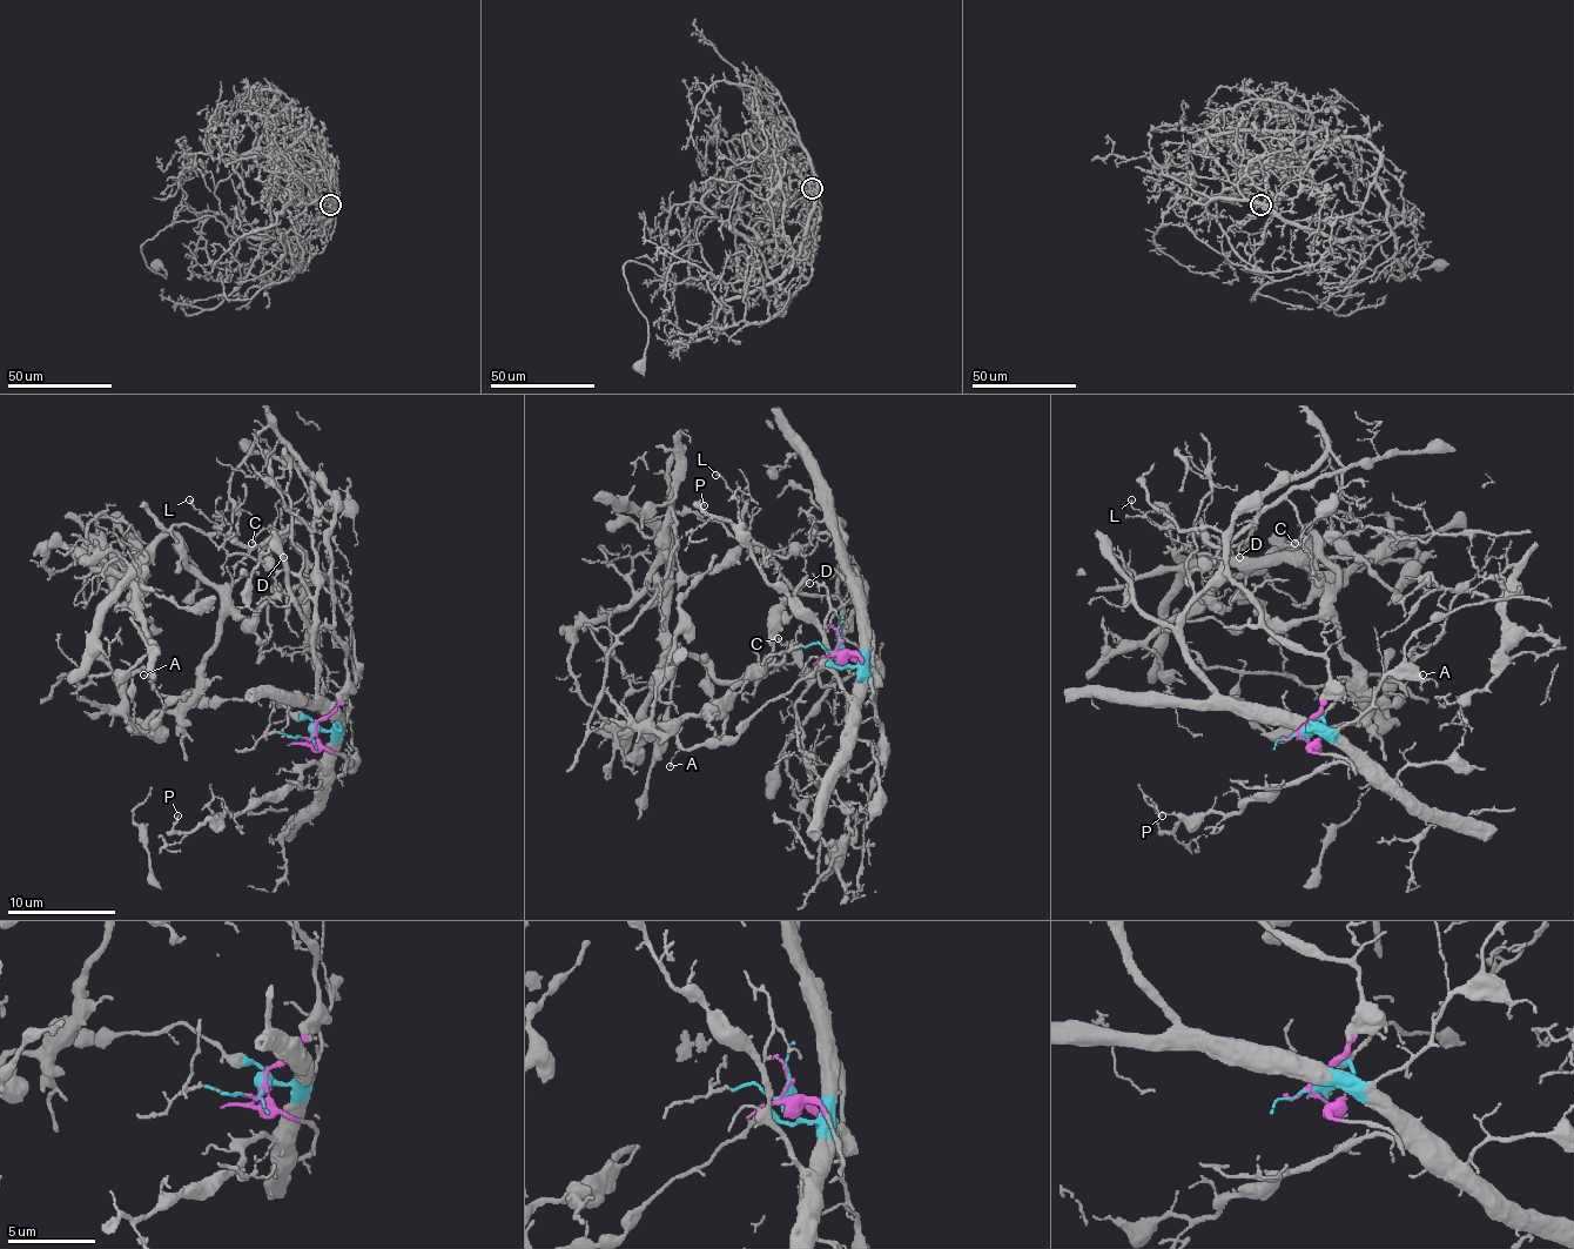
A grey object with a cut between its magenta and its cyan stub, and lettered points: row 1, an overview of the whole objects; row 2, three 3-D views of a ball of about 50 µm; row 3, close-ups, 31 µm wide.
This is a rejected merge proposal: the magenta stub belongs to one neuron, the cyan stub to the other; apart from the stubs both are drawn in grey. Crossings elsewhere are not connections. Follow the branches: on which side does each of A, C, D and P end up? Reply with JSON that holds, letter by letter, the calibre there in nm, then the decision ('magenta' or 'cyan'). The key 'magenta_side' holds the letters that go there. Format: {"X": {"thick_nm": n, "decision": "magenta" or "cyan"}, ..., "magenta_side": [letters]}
{"A": {"thick_nm": 90, "decision": "cyan"}, "C": {"thick_nm": 140, "decision": "magenta"}, "D": {"thick_nm": 110, "decision": "magenta"}, "P": {"thick_nm": 120, "decision": "cyan"}, "magenta_side": ["C", "D"]}

